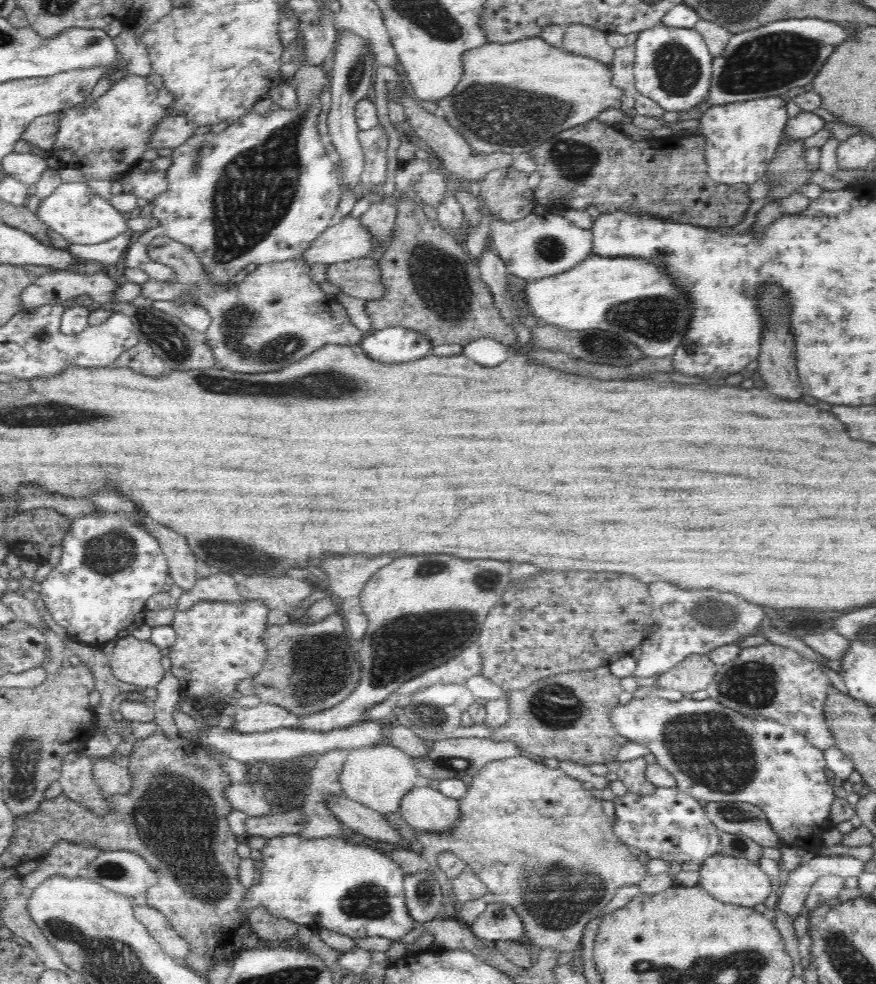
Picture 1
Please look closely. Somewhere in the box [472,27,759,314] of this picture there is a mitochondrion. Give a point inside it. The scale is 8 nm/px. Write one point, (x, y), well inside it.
(677, 70)

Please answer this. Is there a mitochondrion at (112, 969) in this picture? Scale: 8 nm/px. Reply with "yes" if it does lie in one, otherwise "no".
yes

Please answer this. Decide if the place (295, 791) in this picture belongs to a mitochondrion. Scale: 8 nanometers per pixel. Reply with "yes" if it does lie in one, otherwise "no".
no

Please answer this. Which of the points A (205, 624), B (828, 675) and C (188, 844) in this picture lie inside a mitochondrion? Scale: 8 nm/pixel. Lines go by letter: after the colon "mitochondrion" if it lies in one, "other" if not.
A: other
B: other
C: mitochondrion

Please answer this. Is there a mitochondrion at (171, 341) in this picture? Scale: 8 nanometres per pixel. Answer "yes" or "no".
yes

